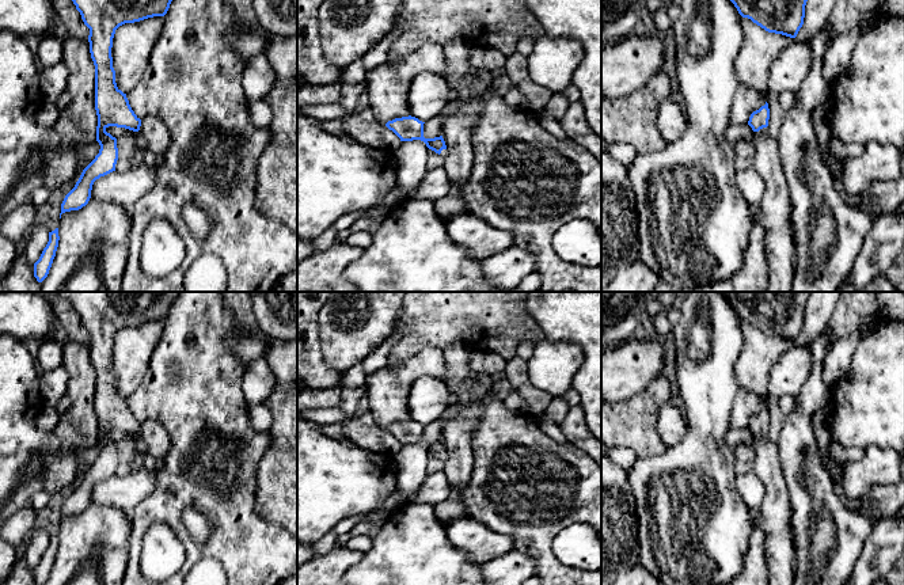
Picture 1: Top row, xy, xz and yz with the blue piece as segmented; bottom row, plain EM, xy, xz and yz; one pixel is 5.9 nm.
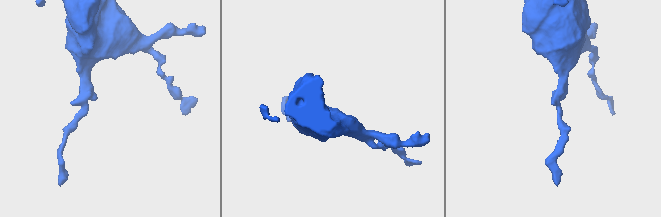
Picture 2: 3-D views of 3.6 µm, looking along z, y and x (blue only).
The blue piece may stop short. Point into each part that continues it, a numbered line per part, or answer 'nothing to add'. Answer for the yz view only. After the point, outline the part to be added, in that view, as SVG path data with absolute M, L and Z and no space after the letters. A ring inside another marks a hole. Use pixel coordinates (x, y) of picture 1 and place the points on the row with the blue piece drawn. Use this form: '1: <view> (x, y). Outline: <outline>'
1: yz (775, 208). Outline: M768 129L755 132L757 137L753 168L766 183L766 193L760 206L760 223L766 229L766 257L768 263L768 286L766 292L791 292L794 276L795 244L793 240L791 224L791 197L787 190L787 178L782 167L780 148L778 140L772 140Z

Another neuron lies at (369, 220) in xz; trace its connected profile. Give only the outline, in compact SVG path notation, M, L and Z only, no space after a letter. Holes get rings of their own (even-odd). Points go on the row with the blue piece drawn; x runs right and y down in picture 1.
M366 209L361 213L361 216L352 224L352 233L365 231L368 233L373 233L381 223L385 220L388 214L387 209Z

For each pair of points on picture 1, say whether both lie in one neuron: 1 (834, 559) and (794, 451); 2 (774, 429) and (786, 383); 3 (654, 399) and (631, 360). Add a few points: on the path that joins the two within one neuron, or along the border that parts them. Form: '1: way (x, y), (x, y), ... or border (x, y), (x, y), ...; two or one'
1: way (843, 532), (843, 517), (806, 478); one
2: way (774, 418), (775, 394); one
3: border (660, 373), (639, 392), (618, 401); two

